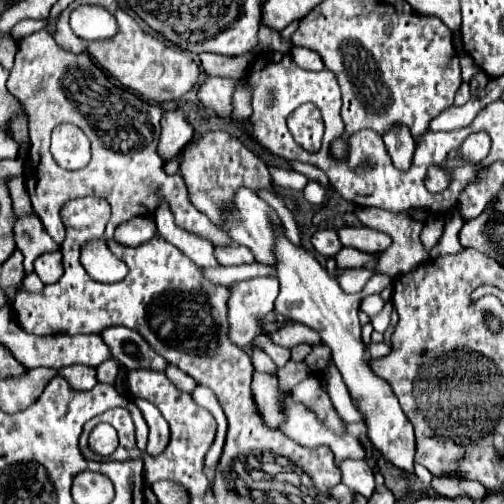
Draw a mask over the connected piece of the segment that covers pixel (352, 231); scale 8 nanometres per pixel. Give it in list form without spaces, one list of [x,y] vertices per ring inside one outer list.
[[[342,227],[338,229],[338,235],[344,247],[354,247],[362,253],[378,253],[390,245],[390,237],[386,237],[386,233],[368,227]]]

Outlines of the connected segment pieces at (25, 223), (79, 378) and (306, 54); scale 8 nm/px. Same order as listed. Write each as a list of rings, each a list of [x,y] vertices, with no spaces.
[[[34,211],[18,219],[18,223],[14,227],[14,235],[16,235],[16,247],[24,253],[24,271],[26,273],[30,273],[34,269],[32,263],[36,257],[40,257],[42,253],[60,249],[52,241],[52,237],[44,229],[40,217]]]
[[[86,365],[62,367],[62,369],[58,369],[58,375],[62,379],[66,379],[70,389],[74,389],[74,391],[88,391],[88,389],[92,389],[98,383],[96,369],[94,367],[86,367]]]
[[[294,47],[290,51],[290,57],[292,61],[302,67],[302,69],[308,69],[308,71],[322,71],[324,65],[322,65],[322,59],[316,55],[316,53],[310,53],[308,49],[302,49],[302,47]]]

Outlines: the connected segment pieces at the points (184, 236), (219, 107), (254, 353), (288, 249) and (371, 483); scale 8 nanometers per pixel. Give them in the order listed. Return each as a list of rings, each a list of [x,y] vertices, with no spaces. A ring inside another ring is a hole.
[[[162,203],[156,211],[154,211],[154,221],[156,221],[156,227],[160,231],[160,235],[168,241],[168,243],[174,243],[182,253],[186,253],[196,265],[212,265],[216,267],[218,261],[214,257],[214,249],[212,249],[212,243],[208,239],[202,239],[200,235],[194,235],[178,225],[174,225],[174,215],[170,211],[170,207],[166,203]]]
[[[206,77],[204,85],[198,89],[198,97],[200,97],[200,101],[202,101],[206,107],[214,109],[218,115],[222,115],[224,119],[228,119],[228,121],[232,123],[232,119],[230,119],[230,111],[232,111],[232,93],[234,93],[234,85],[236,85],[236,83],[238,83],[238,81],[234,81],[234,79]]]
[[[252,349],[250,351],[250,357],[252,357],[252,365],[256,371],[264,371],[264,373],[276,373],[276,365],[270,361],[270,357],[262,351],[262,349]]]
[[[284,227],[276,231],[274,239],[274,259],[276,259],[276,277],[280,281],[280,295],[276,297],[276,313],[284,315],[286,319],[298,321],[308,325],[310,329],[318,331],[322,337],[322,343],[332,349],[332,361],[336,363],[338,371],[342,373],[342,379],[346,387],[350,389],[350,395],[358,401],[360,413],[364,413],[366,429],[372,445],[396,467],[404,471],[414,469],[414,431],[406,415],[402,413],[398,399],[394,397],[390,385],[376,377],[368,363],[364,361],[364,343],[360,339],[360,323],[358,323],[358,305],[364,297],[382,291],[384,287],[392,285],[390,277],[378,277],[374,275],[366,287],[360,293],[346,295],[336,277],[326,273],[326,269],[320,265],[320,261],[308,253],[304,247],[294,245],[288,241]]]
[[[342,461],[338,467],[342,471],[342,483],[346,483],[352,491],[364,495],[366,499],[372,497],[376,481],[366,461]]]

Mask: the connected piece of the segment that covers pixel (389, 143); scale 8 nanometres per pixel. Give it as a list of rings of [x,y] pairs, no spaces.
[[[406,127],[392,129],[384,137],[384,145],[388,149],[388,155],[394,163],[396,169],[408,171],[412,165],[412,155],[414,155],[414,139],[410,137],[410,131]]]

